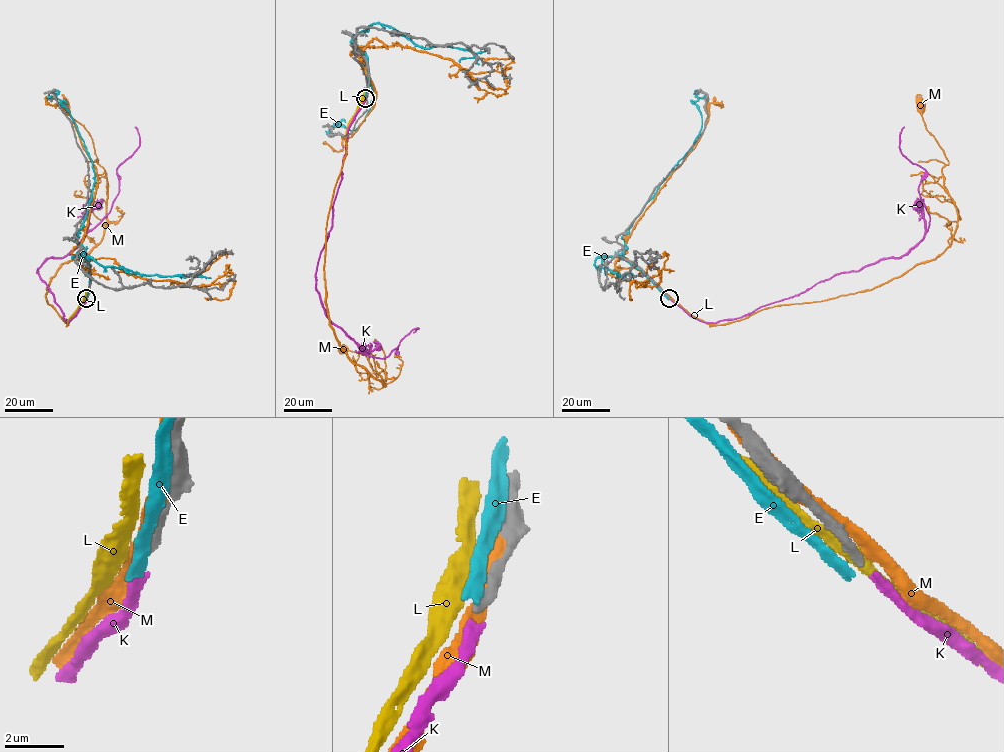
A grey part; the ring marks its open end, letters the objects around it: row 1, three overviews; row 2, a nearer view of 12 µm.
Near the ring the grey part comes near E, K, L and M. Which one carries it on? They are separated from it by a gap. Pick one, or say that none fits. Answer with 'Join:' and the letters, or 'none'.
Join: K

